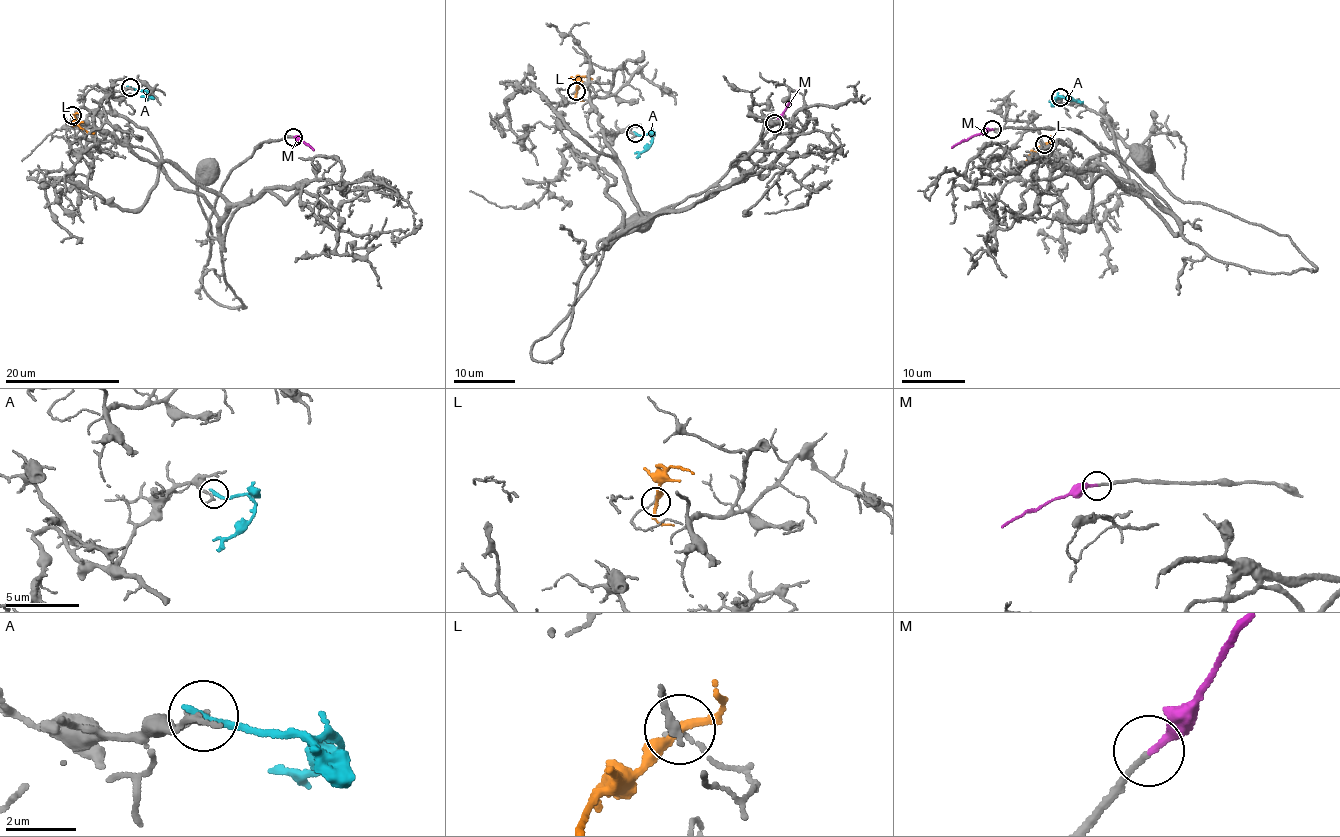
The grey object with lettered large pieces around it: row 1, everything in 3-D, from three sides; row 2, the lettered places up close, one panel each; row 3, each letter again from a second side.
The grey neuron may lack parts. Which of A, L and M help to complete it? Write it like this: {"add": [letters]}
{"add": ["M"]}

